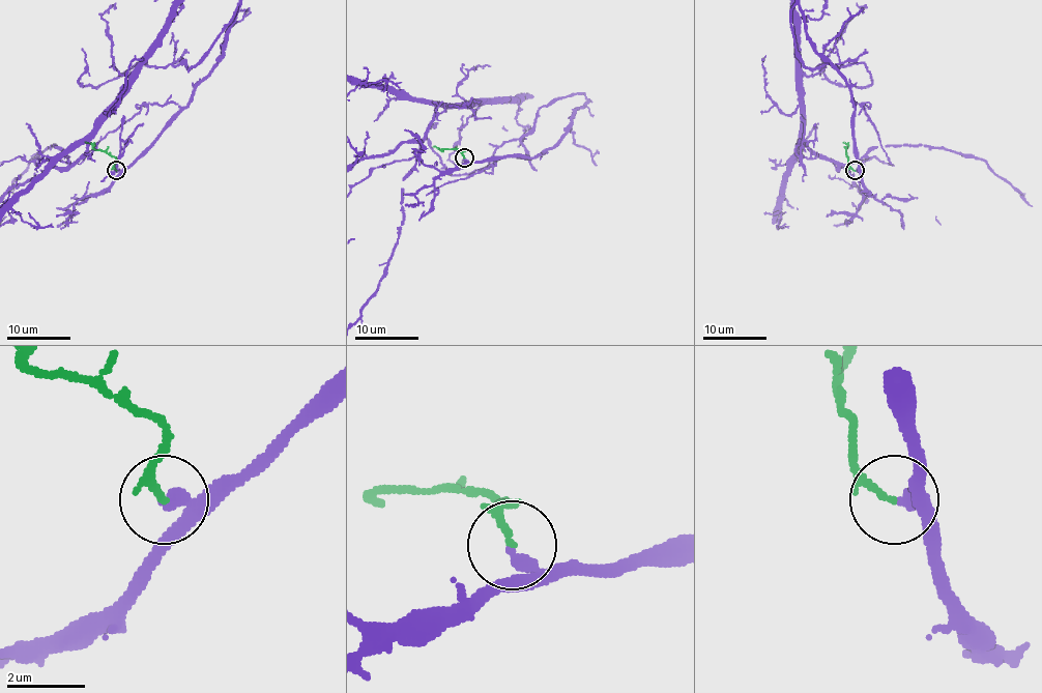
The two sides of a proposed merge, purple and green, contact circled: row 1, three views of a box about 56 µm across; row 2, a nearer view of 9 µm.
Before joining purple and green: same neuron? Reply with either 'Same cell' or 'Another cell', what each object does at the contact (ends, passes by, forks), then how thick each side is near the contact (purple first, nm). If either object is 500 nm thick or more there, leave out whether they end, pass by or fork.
Same cell. At the ring purple ends. At the ring green ends. Thickness 340 nm (purple) against 160 nm

